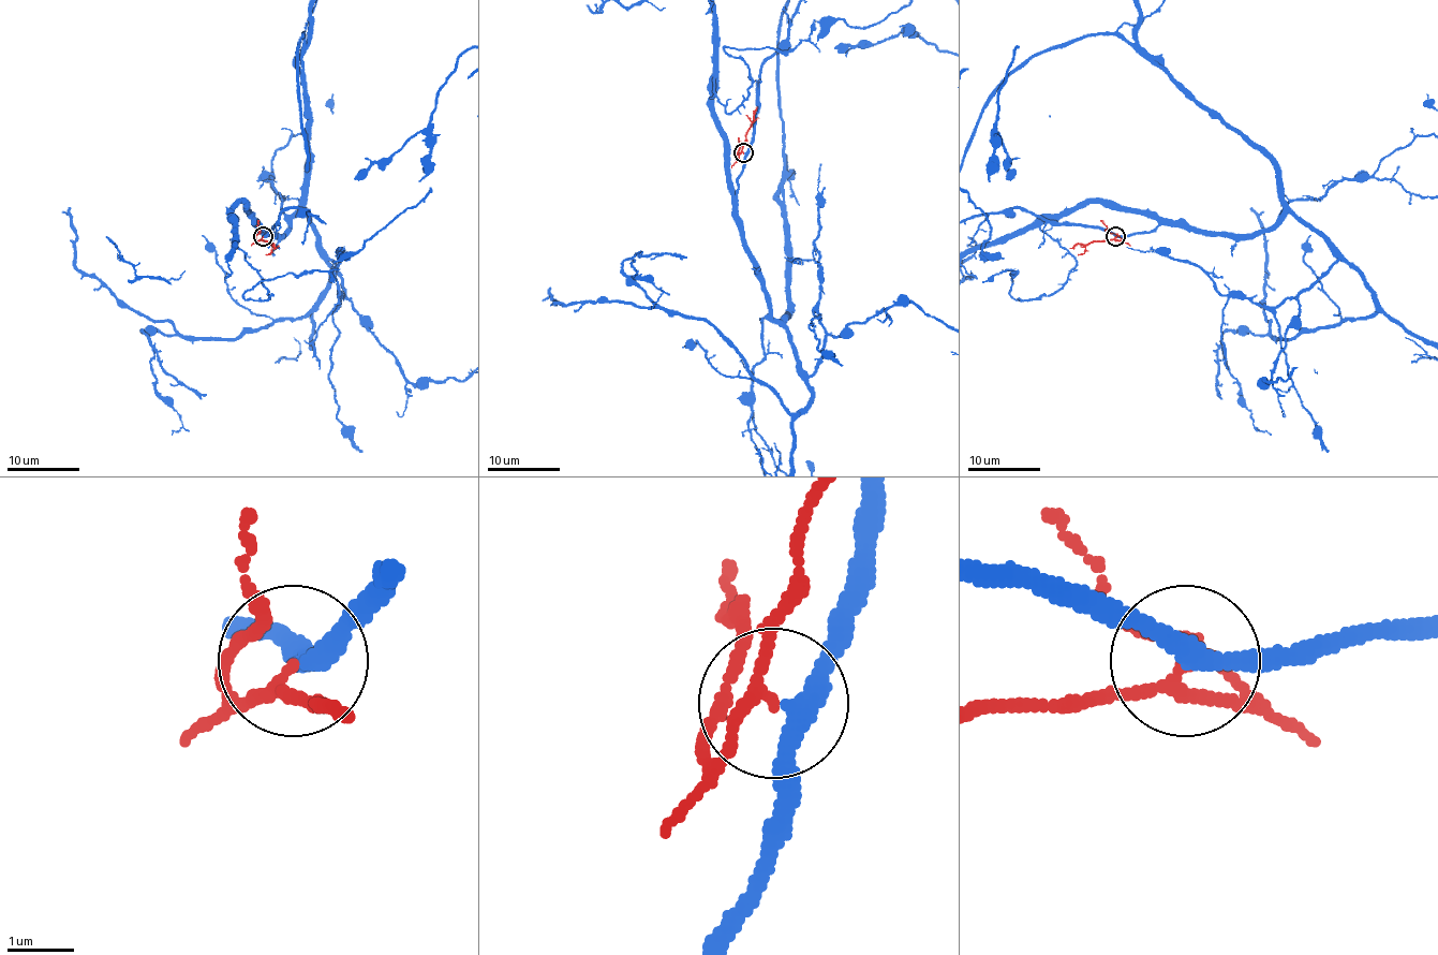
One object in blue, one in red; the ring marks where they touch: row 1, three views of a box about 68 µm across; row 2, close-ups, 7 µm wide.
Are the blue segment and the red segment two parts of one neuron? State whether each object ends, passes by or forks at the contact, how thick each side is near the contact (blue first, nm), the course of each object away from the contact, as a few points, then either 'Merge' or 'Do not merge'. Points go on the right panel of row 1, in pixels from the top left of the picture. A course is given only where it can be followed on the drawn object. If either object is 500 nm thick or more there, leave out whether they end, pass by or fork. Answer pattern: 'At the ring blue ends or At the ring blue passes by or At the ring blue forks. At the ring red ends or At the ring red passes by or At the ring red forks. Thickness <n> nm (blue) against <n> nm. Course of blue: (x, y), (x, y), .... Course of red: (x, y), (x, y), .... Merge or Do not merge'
At the ring blue passes by. At the ring red passes by. Thickness 280 nm (blue) against 140 nm. Course of blue: (1116, 236), (1262, 232), (1284, 208), (1265, 155), (1087, 33), (988, 102). Course of red: (1116, 236), (1085, 245), (1077, 243), (1069, 248). Merge

